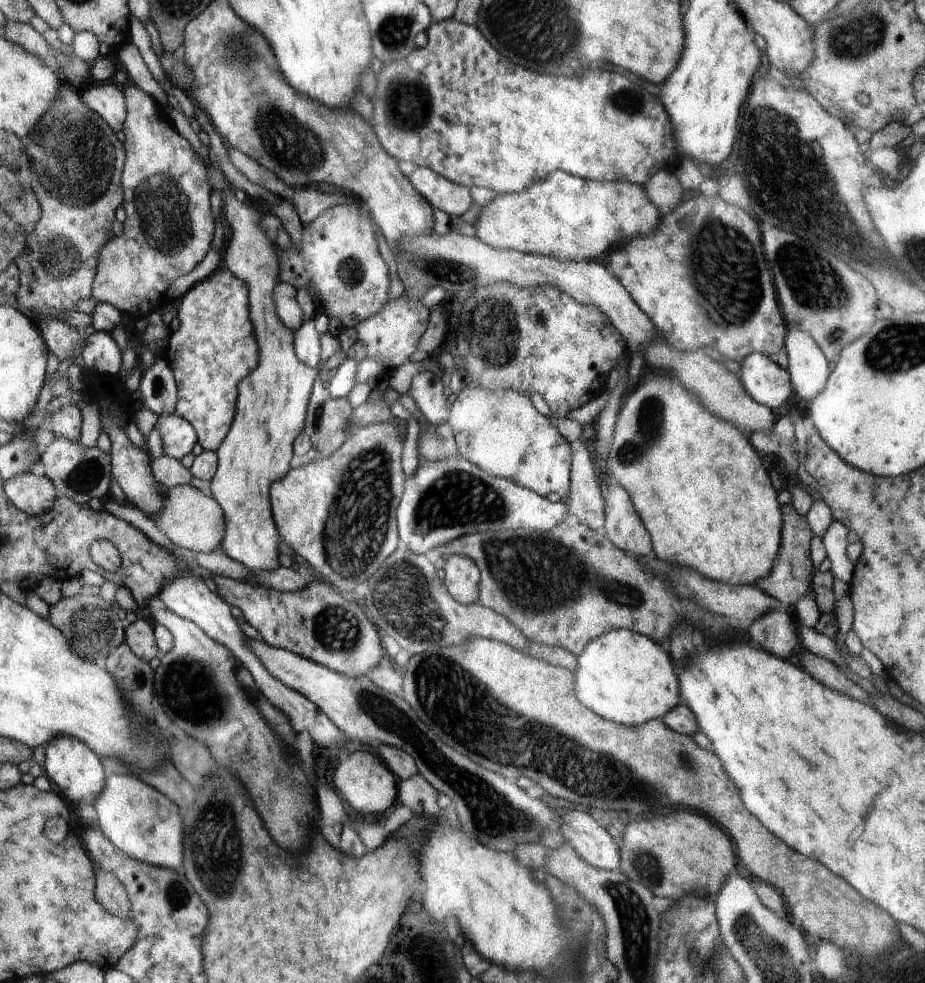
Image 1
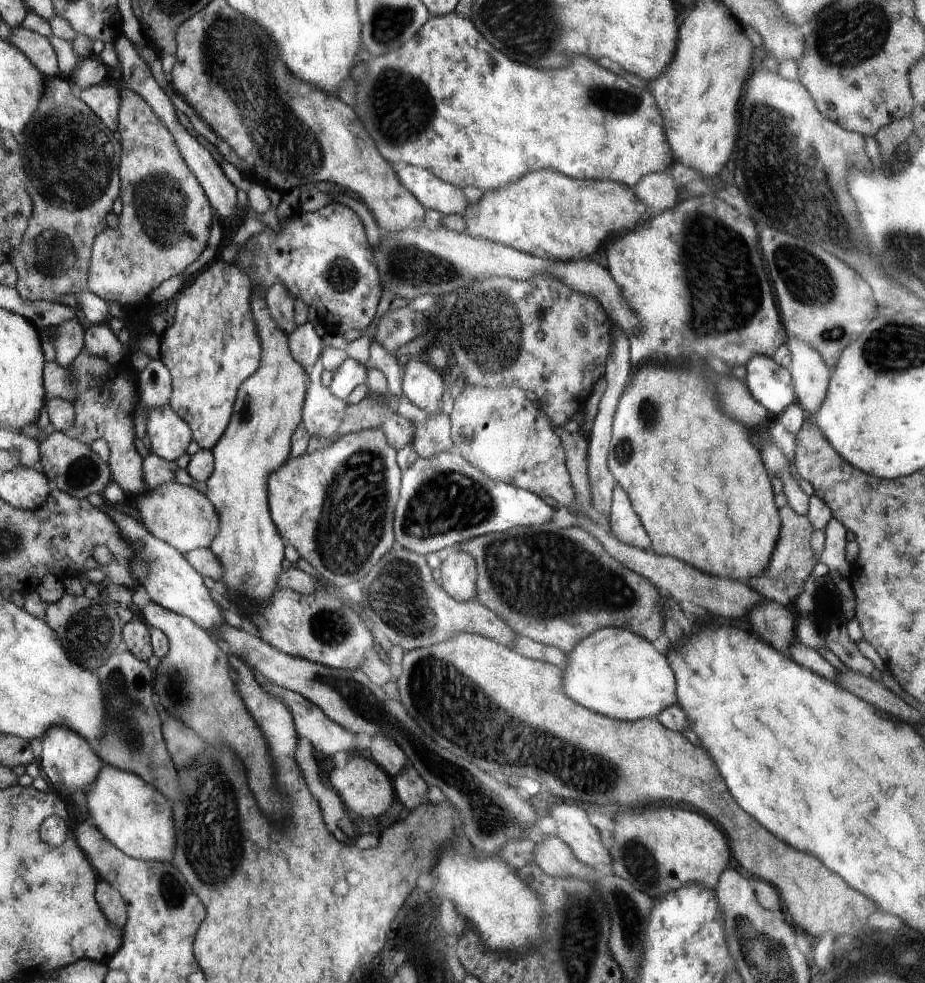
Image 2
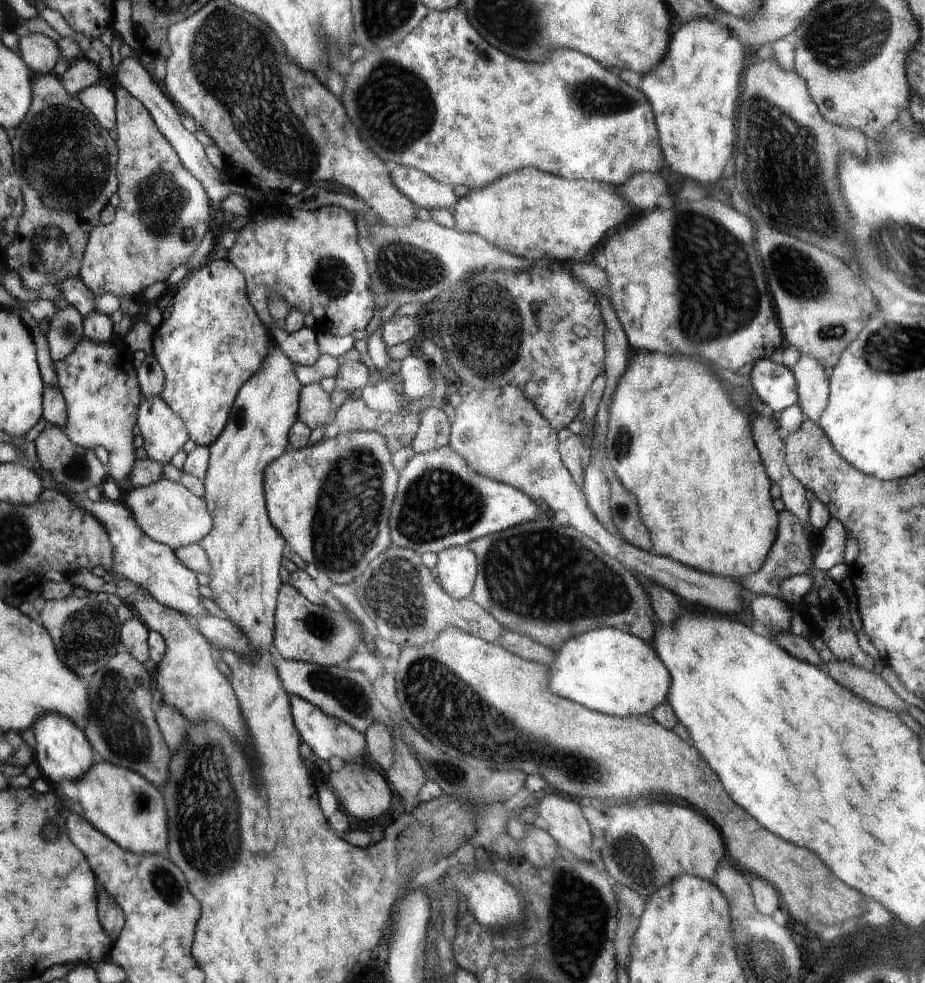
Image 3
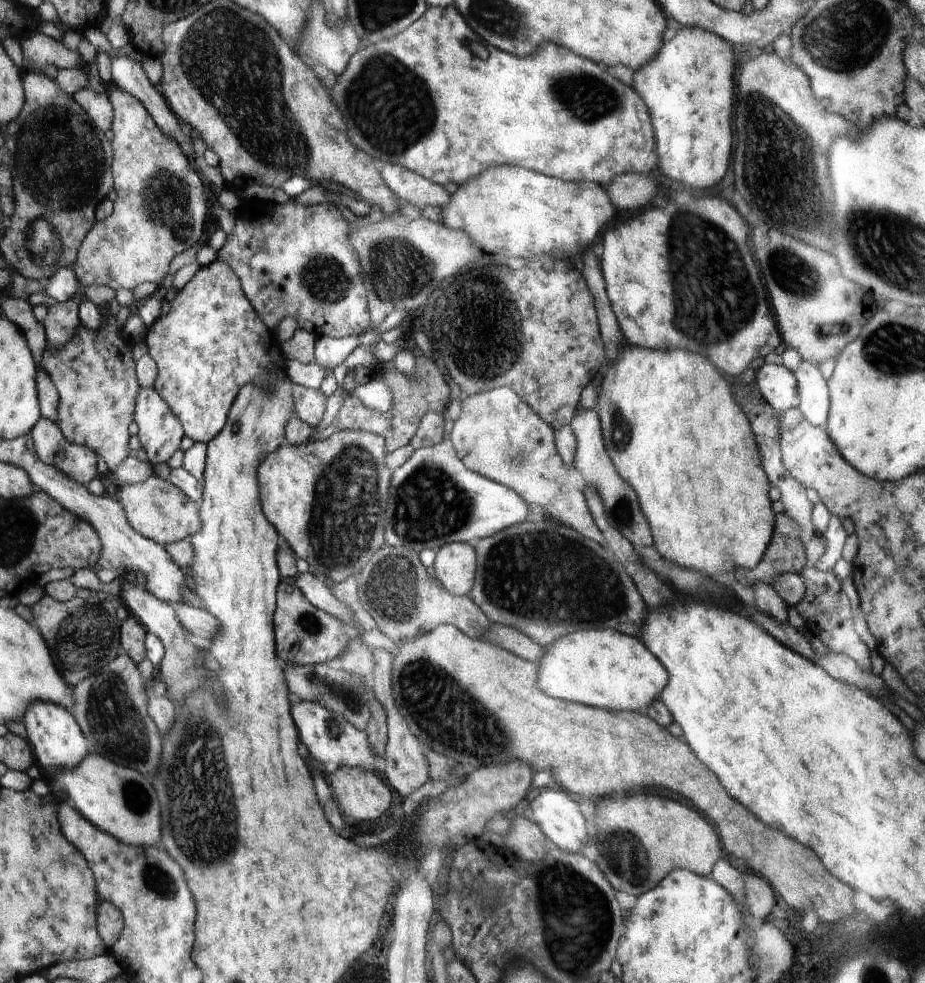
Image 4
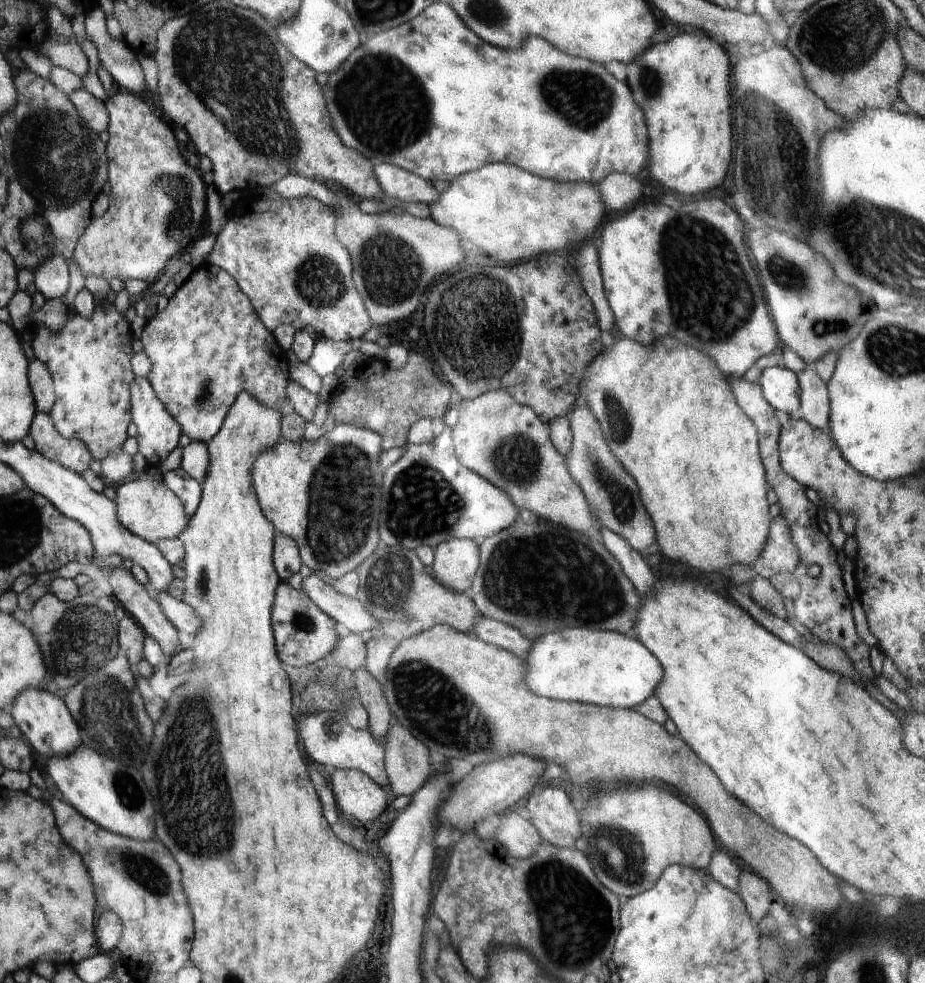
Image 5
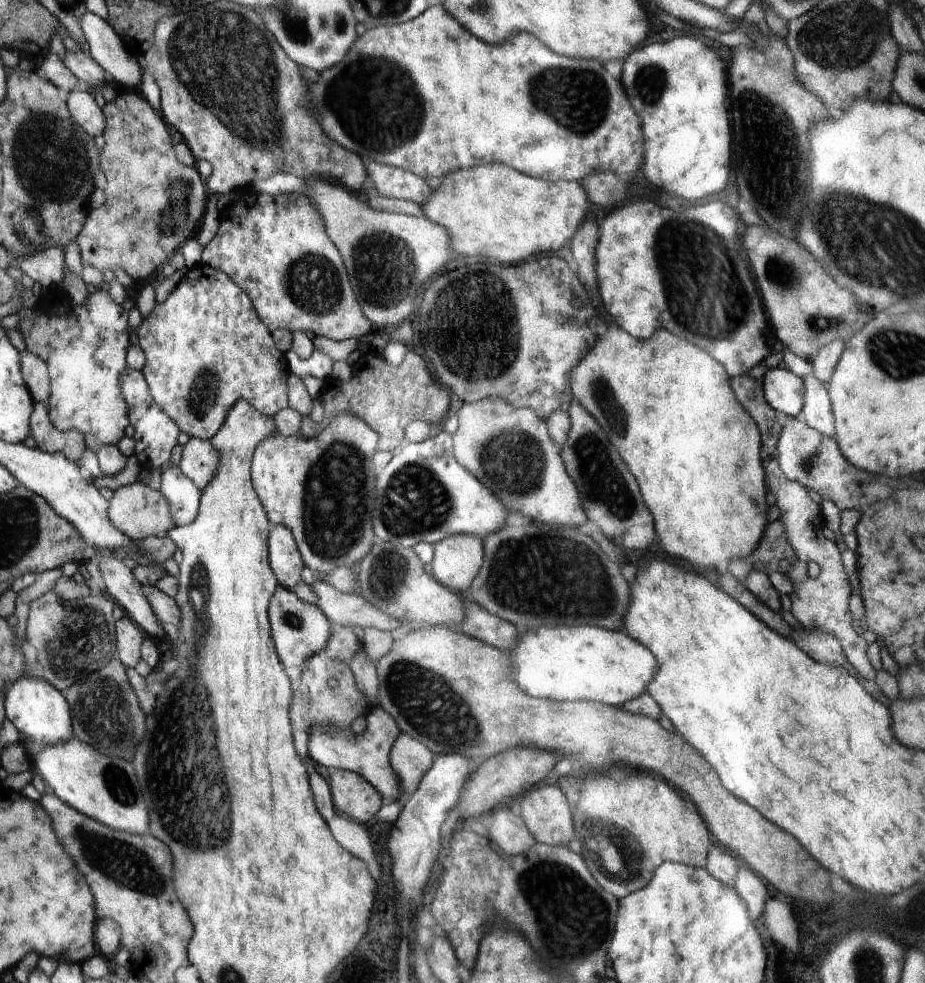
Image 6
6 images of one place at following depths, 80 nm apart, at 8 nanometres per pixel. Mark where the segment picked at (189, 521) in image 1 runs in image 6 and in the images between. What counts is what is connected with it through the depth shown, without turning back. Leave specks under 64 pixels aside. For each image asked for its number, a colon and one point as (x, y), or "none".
2: (184, 517)
3: (167, 512)
4: (161, 512)
5: (146, 506)
6: (139, 511)

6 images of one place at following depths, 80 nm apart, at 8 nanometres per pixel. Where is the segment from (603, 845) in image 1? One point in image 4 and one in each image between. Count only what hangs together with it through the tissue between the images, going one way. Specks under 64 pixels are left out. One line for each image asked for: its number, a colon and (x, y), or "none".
2: (574, 828)
3: (566, 824)
4: (557, 813)

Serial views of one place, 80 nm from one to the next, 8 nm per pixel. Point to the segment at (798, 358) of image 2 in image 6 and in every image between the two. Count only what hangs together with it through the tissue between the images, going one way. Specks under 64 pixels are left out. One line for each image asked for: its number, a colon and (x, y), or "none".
3: (812, 383)
4: (813, 393)
5: (814, 406)
6: (816, 412)

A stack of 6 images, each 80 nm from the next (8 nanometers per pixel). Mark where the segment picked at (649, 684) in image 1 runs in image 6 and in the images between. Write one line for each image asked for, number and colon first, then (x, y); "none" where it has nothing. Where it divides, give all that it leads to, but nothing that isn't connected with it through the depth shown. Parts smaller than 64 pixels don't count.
2: (613, 672)
3: (607, 670)
4: (603, 668)
5: (607, 668)
6: (562, 663)

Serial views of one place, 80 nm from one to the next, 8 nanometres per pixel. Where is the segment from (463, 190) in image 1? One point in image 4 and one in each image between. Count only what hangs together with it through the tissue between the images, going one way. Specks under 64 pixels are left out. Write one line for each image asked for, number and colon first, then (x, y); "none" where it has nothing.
2: (434, 193)
3: (424, 192)
4: (406, 185)

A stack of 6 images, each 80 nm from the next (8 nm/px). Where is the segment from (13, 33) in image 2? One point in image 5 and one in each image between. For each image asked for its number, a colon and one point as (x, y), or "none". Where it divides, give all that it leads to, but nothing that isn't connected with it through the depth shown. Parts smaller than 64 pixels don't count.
3: (40, 52)
4: (39, 50)
5: (69, 56)

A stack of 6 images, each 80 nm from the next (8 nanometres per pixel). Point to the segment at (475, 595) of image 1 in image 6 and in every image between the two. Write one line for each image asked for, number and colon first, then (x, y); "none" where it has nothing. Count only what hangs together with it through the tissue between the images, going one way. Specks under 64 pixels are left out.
2: (458, 569)
3: (457, 566)
4: (455, 564)
5: (456, 562)
6: (457, 559)

